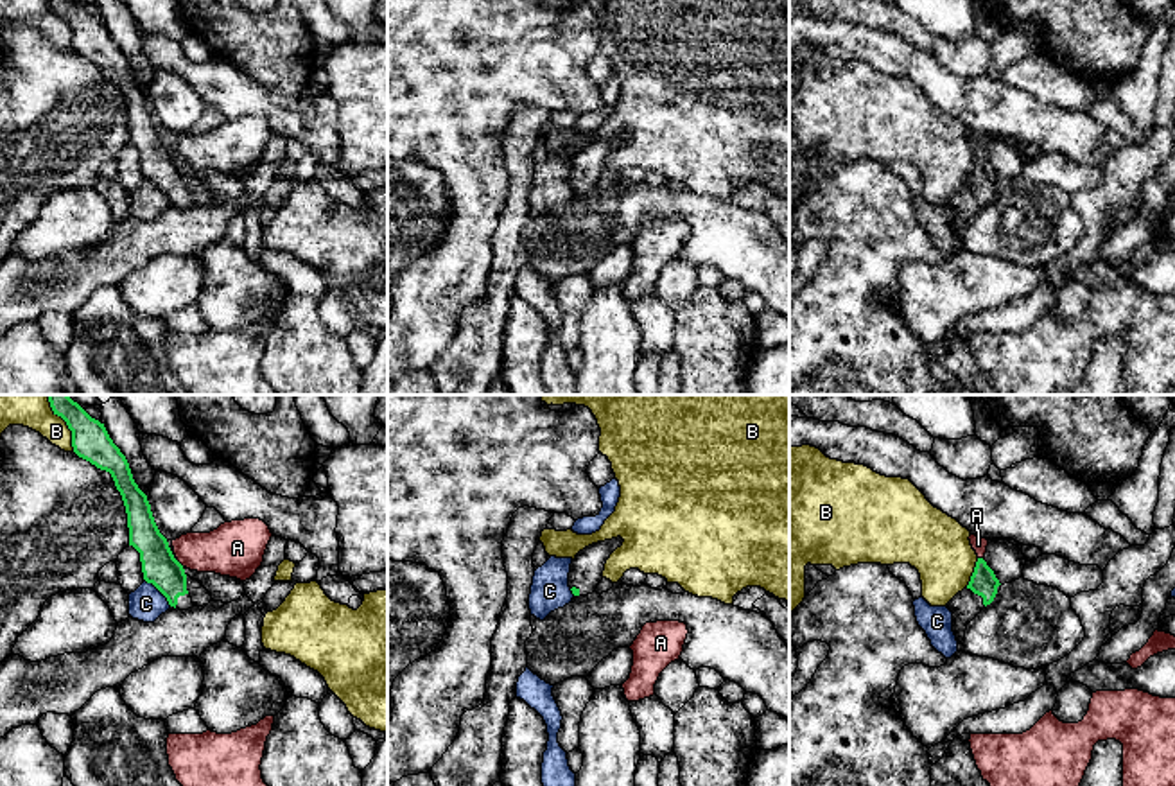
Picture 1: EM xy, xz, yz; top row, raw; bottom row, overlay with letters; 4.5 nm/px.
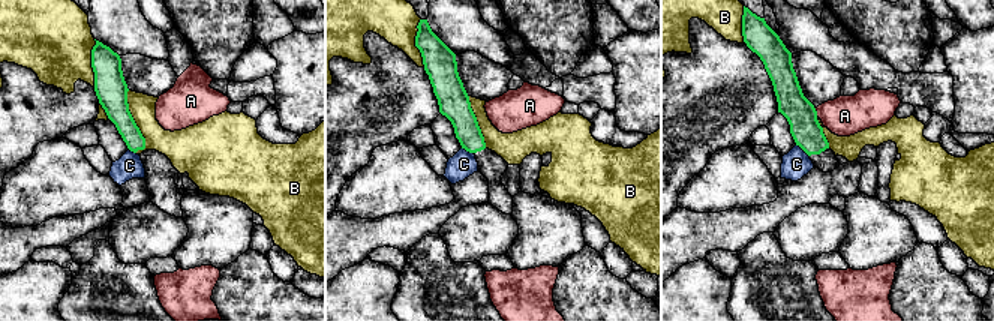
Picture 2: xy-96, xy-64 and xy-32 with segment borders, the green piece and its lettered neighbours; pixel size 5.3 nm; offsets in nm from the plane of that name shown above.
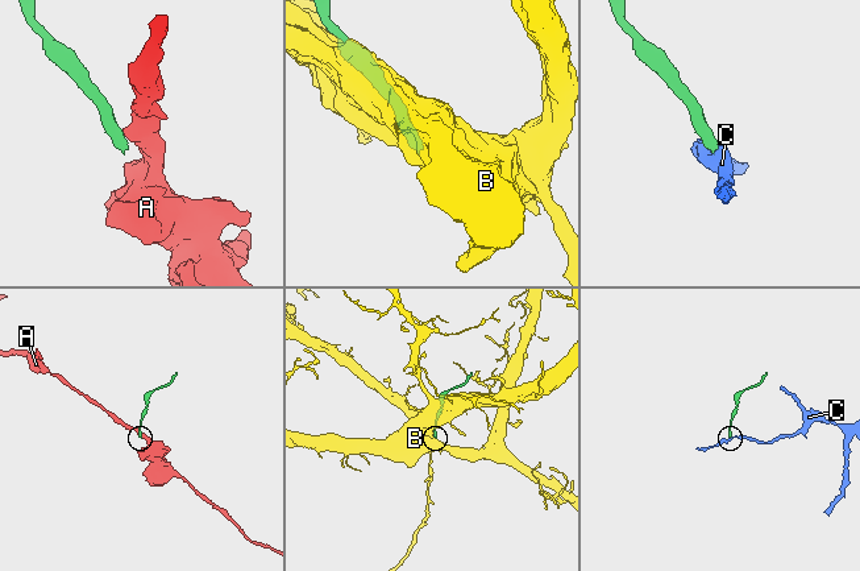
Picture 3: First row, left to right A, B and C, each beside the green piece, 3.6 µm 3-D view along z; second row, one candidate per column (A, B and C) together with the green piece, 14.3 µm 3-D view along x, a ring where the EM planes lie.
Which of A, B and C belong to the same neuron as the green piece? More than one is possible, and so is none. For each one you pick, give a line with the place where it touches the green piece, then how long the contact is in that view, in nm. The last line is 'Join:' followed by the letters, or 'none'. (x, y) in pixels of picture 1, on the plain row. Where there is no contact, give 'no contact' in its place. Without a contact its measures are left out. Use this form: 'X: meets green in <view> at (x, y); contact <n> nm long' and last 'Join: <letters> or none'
Join: none

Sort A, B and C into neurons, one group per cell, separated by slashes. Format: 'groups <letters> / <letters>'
groups A / B / C

